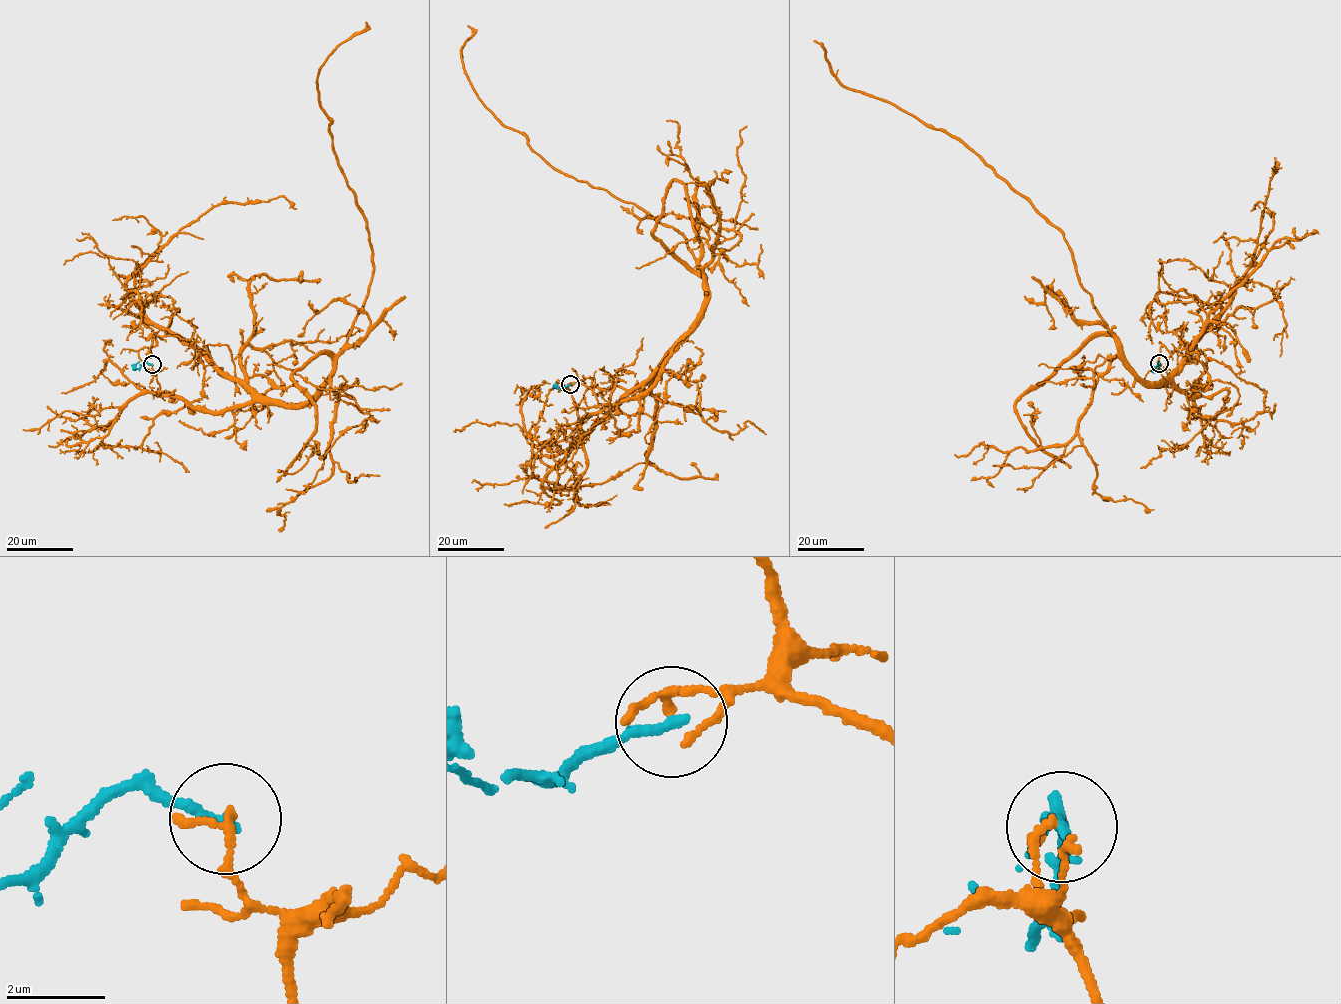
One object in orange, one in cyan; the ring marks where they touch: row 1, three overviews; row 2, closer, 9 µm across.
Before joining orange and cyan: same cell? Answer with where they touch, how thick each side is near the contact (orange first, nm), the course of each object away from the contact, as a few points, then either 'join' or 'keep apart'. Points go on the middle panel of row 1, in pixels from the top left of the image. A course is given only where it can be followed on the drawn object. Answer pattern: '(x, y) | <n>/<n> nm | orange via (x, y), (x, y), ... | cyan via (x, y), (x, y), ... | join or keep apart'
(570, 384) | 110/220 nm | orange via (570, 384), (599, 404), (637, 397), (701, 316), (705, 279), (681, 233), (502, 123), (463, 67), (467, 25) | cyan via (570, 385), (556, 386), (558, 389) | keep apart

